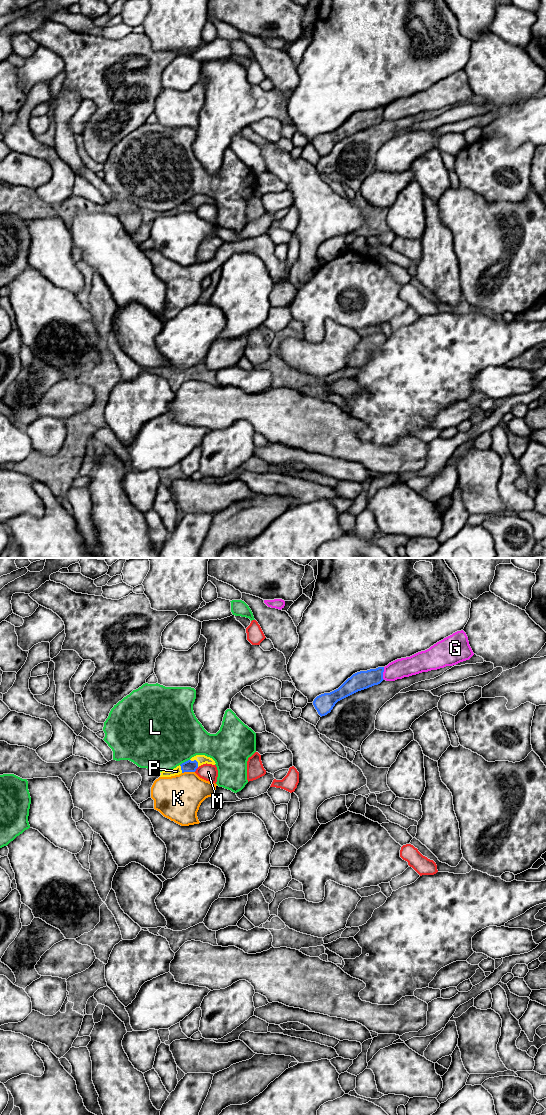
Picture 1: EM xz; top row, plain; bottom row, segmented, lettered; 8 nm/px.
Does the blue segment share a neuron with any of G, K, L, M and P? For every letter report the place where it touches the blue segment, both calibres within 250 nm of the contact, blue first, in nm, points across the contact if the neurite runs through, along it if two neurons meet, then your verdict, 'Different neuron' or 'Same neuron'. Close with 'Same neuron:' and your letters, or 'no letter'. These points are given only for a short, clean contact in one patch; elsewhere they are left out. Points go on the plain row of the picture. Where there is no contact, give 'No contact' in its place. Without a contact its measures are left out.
G: Touches blue at xz (382, 113). Thickness 150 nm (blue) against 160 nm. Different neuron
K: Touches blue at xz (188, 211). Thickness 100 nm (blue) against 360 nm. Boundary: xz (194, 211), (184, 211), (182, 213). Different neuron
L: Touches blue at xz (184, 202). Thickness 100 nm (blue) against 500 nm. Different neuron
M: Touches blue at xz (196, 208). Thickness 100 nm (blue) against 140 nm. Different neuron
P: Touches blue at xz (196, 201). Thickness 100 nm (blue) against 80 nm. Path across: xz (189, 206), (196, 201), (201, 199). Same neuron
Same neuron: P

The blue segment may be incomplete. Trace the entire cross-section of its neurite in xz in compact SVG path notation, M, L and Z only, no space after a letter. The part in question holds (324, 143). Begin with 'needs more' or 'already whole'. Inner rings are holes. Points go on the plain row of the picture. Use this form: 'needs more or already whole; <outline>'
already whole; M384 107L360 111L348 118L338 129L317 136L313 145L322 157L331 152L335 144L364 129L380 124L383 119Z

